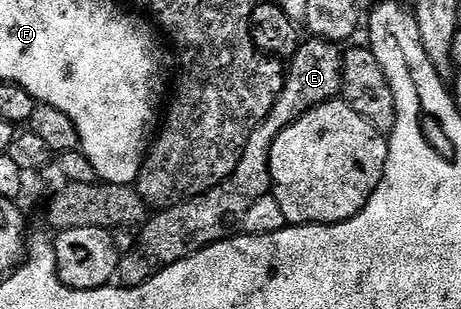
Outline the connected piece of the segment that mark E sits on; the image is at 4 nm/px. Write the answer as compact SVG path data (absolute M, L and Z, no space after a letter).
M308 37L297 46L291 59L292 64L289 62L286 67L284 88L280 90L270 113L257 125L254 133L250 133L248 144L244 146L234 173L229 179L198 197L179 203L177 207L156 211L139 228L141 231L136 244L132 248L129 246L120 256L118 279L123 286L140 287L162 269L229 238L243 224L246 209L250 209L250 205L254 205L258 197L271 192L270 149L278 133L298 121L298 117L302 117L307 111L332 102L341 94L344 86L344 57L337 44Z

